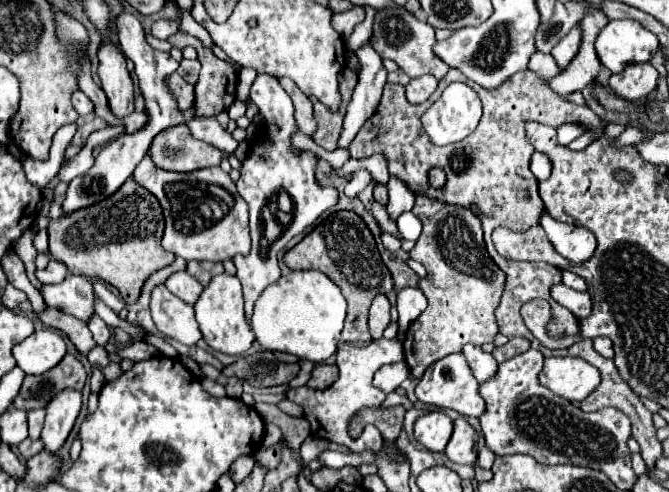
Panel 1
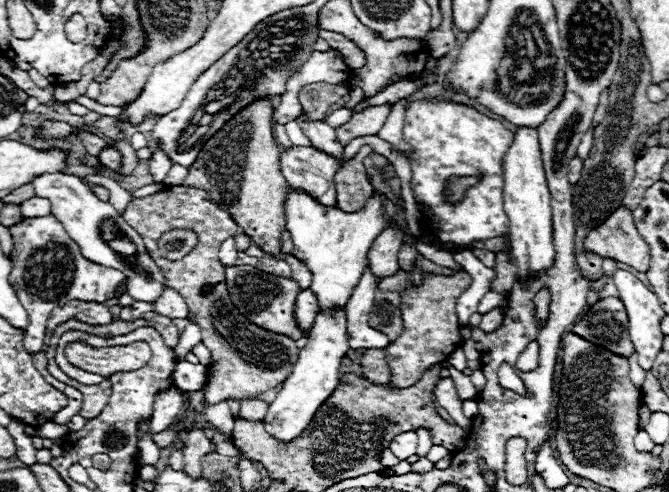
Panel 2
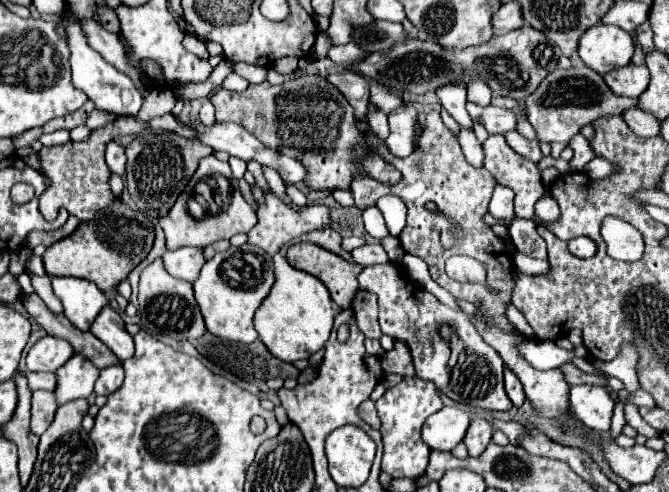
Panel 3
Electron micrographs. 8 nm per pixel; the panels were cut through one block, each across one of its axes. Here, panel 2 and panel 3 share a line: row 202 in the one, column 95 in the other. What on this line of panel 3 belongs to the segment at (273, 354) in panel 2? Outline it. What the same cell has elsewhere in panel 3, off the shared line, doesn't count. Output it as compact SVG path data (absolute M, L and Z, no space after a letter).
M152 88L150 94L144 98L144 104L136 116L122 116L102 128L90 130L90 136L80 142L66 142L62 146L50 146L42 148L38 152L40 166L44 174L50 180L50 186L44 190L44 194L39 198L39 209L47 221L52 221L57 217L60 208L66 208L72 216L76 216L80 222L90 222L100 210L108 208L114 200L112 190L110 190L110 168L106 166L104 152L106 144L116 140L118 136L128 136L128 134L140 134L148 128L148 120L154 116L164 116L174 108L176 100L166 92L166 88Z

